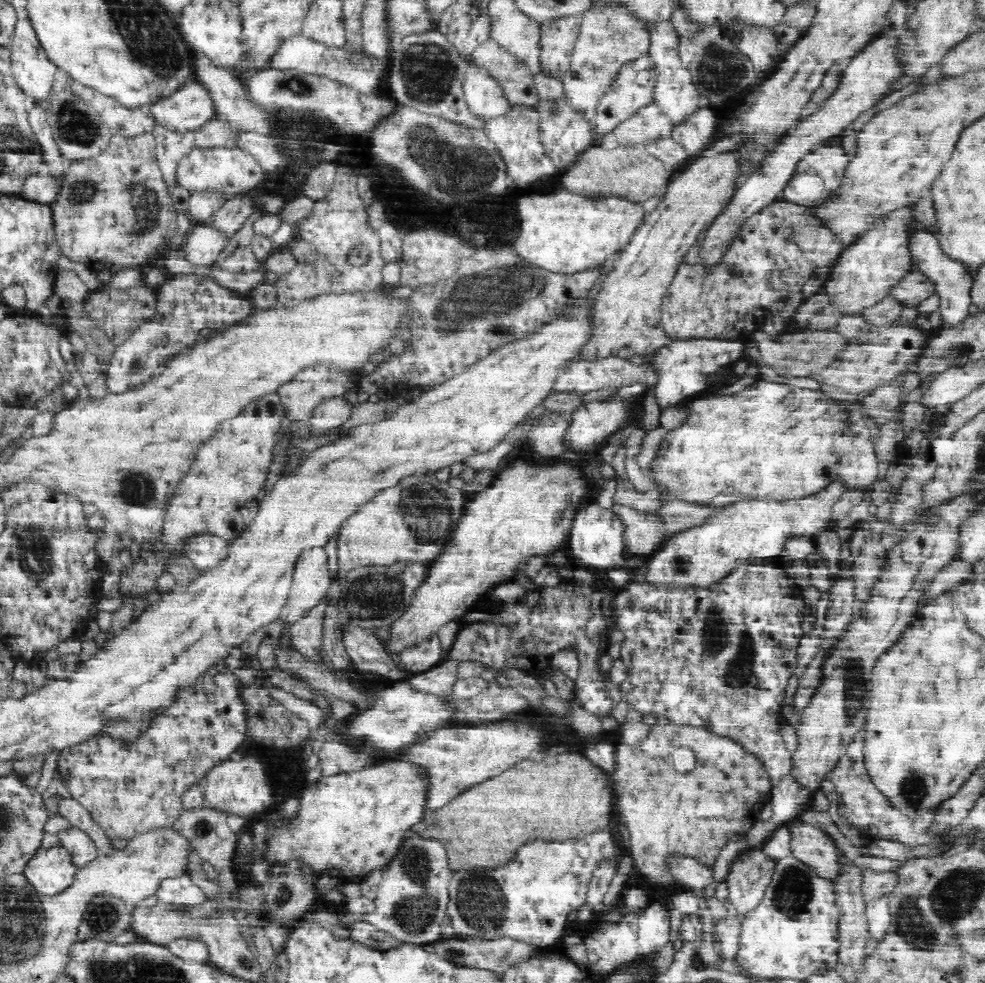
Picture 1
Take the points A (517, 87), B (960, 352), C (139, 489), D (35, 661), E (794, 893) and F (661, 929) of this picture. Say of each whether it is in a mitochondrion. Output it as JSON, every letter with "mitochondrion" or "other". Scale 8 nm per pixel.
{"A":"other","B":"mitochondrion","C":"mitochondrion","D":"other","E":"mitochondrion","F":"other"}

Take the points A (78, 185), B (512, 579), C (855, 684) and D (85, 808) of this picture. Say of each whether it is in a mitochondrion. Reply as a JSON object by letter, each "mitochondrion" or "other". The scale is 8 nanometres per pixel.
{"A":"mitochondrion","B":"other","C":"mitochondrion","D":"other"}

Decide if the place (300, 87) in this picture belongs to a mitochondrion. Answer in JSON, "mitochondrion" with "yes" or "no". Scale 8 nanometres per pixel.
{"mitochondrion":"yes"}

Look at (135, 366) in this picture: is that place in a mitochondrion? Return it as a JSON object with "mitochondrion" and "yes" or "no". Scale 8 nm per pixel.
{"mitochondrion":"yes"}

